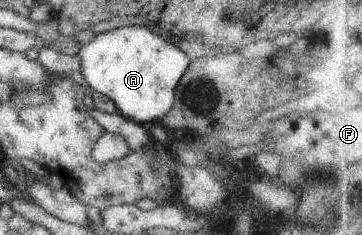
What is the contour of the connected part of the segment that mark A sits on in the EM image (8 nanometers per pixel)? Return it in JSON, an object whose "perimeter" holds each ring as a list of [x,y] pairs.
{"perimeter":[[[132,25],[95,34],[78,47],[79,72],[91,88],[113,101],[118,113],[144,127],[158,123],[173,104],[173,90],[191,59],[147,27]]]}

